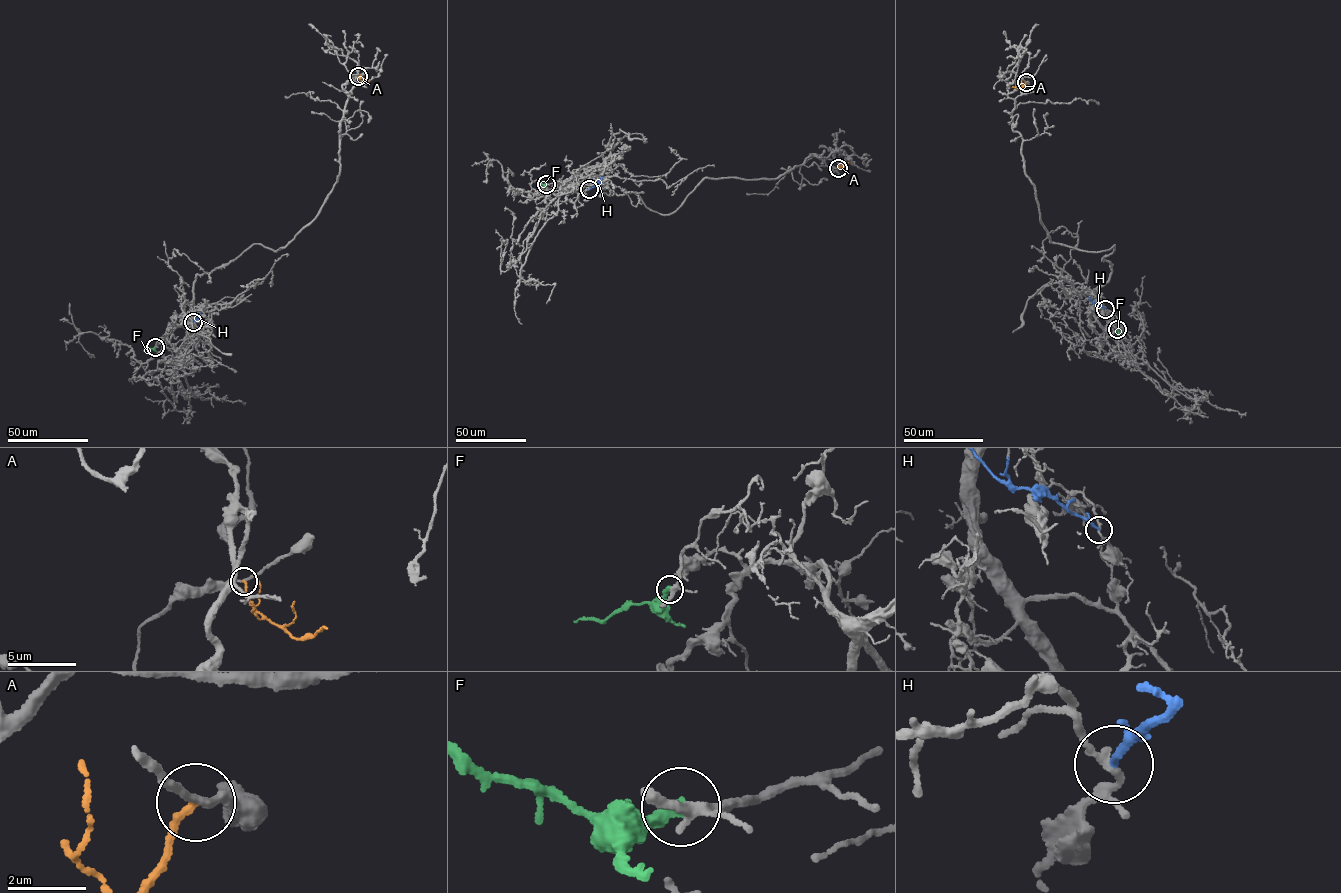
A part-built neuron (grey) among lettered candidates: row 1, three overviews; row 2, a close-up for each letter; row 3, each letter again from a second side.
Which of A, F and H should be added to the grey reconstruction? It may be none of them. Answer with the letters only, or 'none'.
none

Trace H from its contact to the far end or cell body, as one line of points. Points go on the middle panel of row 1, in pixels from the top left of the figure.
H: (589, 189), (603, 177)

